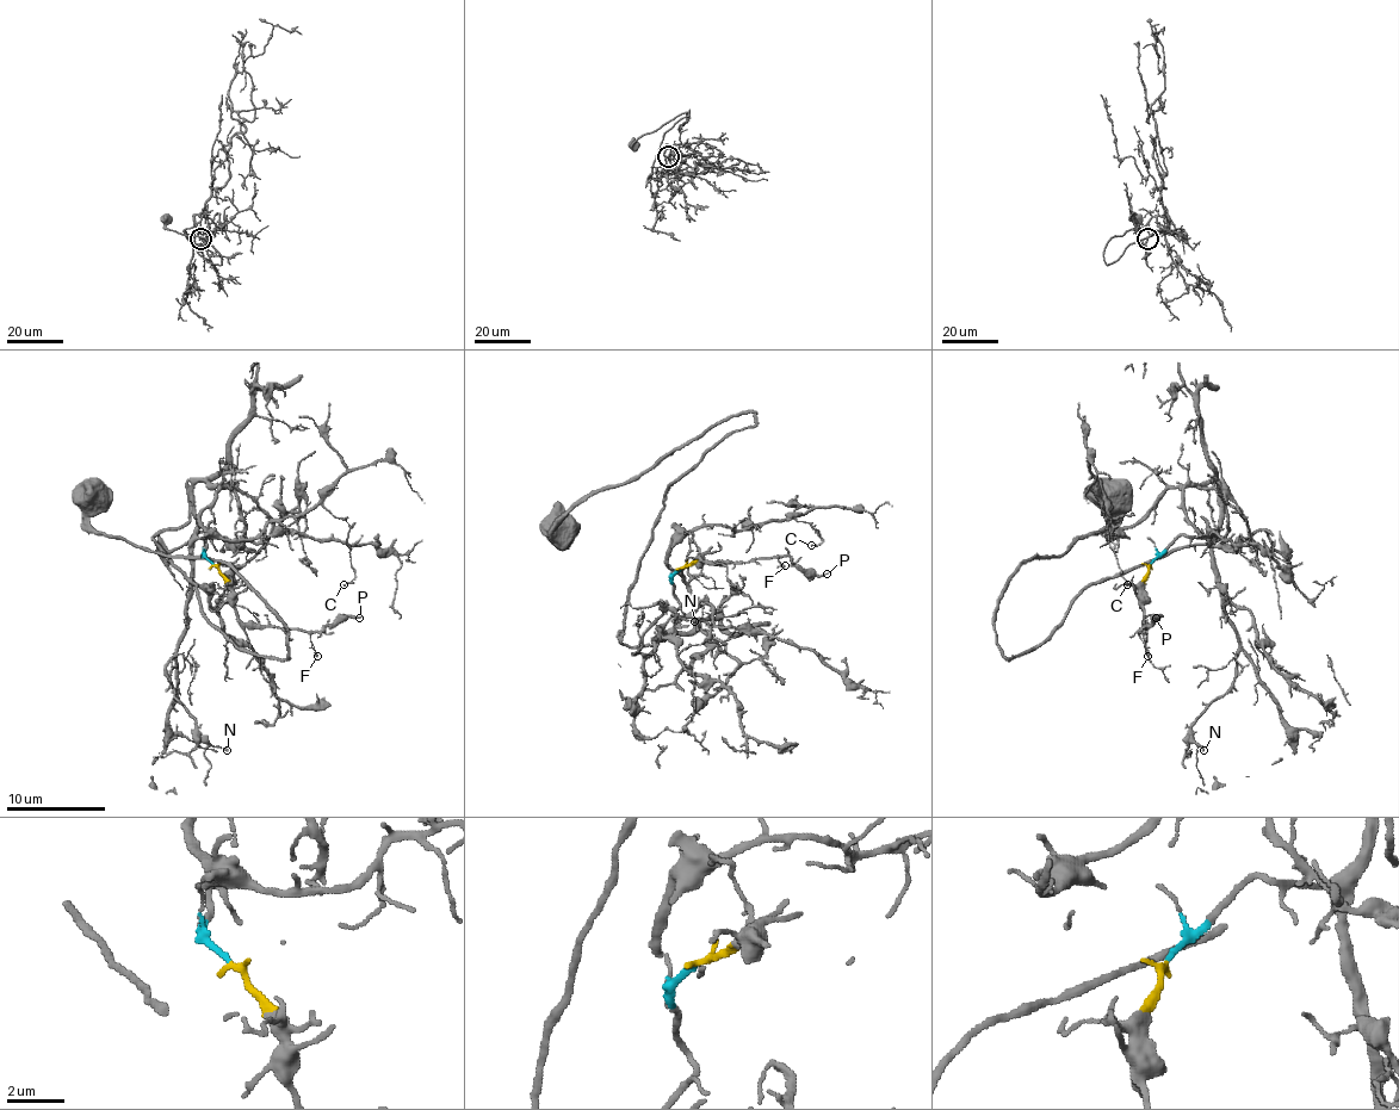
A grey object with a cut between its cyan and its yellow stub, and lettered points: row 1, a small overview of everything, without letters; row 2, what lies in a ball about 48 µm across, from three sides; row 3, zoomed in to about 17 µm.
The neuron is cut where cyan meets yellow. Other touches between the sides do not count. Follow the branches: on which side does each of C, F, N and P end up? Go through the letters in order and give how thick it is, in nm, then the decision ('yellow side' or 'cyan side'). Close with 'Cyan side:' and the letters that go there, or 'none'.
C: 110 nm thick; cyan side
F: 90 nm thick; yellow side
N: 130 nm thick; cyan side
P: 150 nm thick; yellow side
Cyan side: C, N

